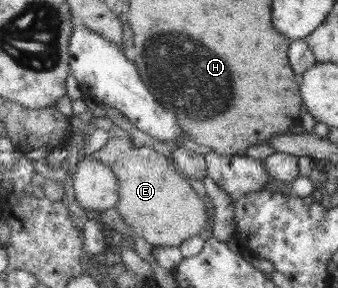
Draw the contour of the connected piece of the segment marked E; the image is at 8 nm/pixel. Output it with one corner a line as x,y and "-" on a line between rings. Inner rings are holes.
112,127
109,130
109,139
106,144
98,151
93,152
92,155
96,160
110,168
112,173
118,177
120,198
115,209
118,211
120,218
125,220
125,223
132,228
135,236
141,236
153,246
179,247
183,240
201,235
204,223
208,219
204,201
192,189
190,180
180,172
178,174
164,154
160,154
154,148
148,146
135,146
127,131
120,127

